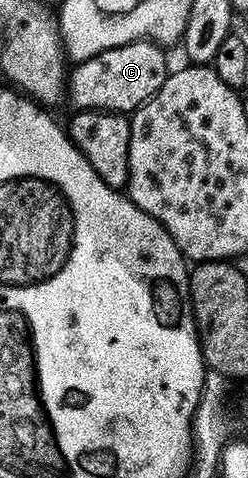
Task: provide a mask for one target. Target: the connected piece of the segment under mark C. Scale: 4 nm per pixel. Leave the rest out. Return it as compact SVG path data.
M137 40L112 50L104 50L87 60L79 60L68 72L68 100L78 110L105 110L133 113L164 86L168 75L163 45L152 40Z

